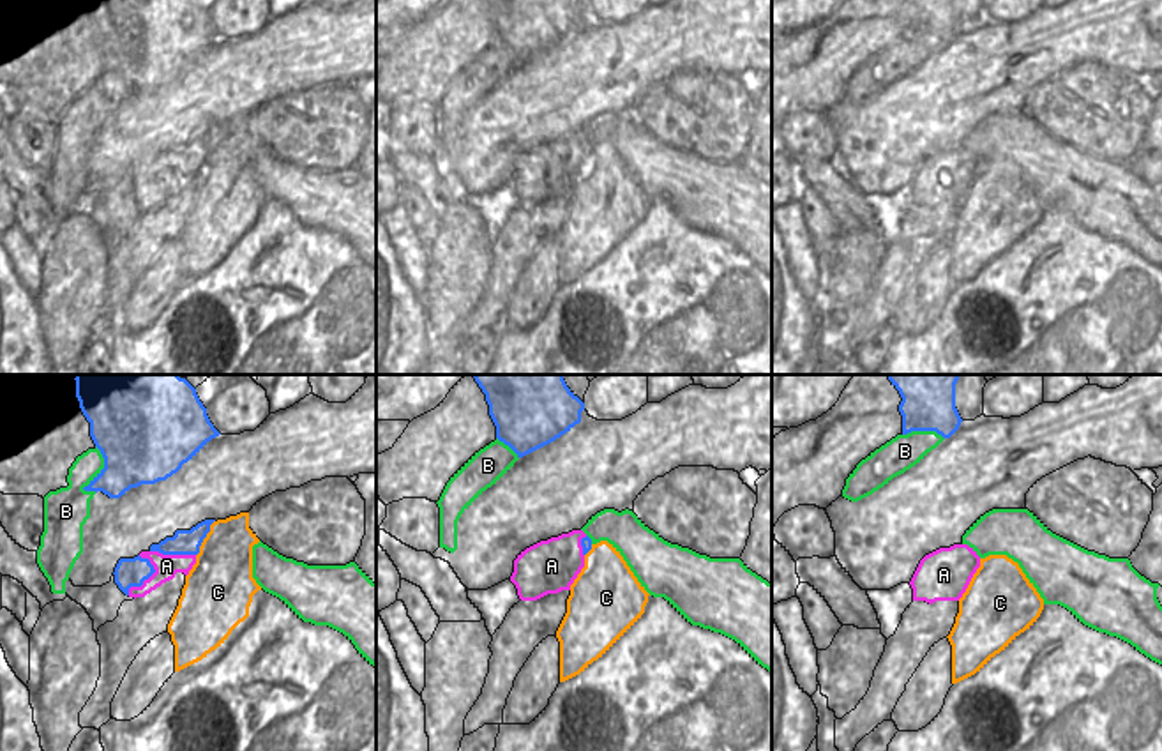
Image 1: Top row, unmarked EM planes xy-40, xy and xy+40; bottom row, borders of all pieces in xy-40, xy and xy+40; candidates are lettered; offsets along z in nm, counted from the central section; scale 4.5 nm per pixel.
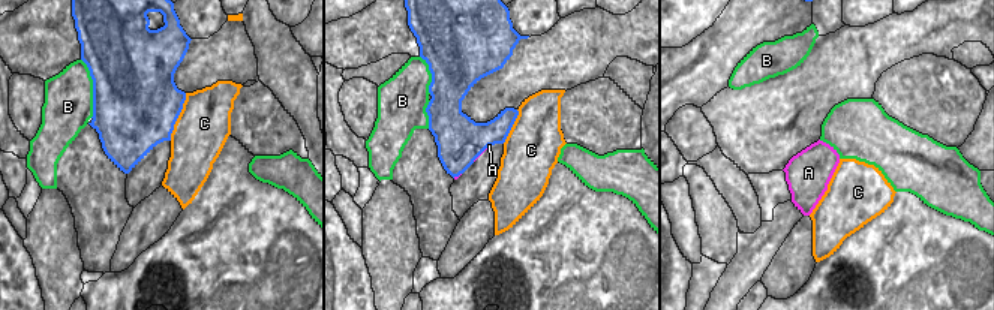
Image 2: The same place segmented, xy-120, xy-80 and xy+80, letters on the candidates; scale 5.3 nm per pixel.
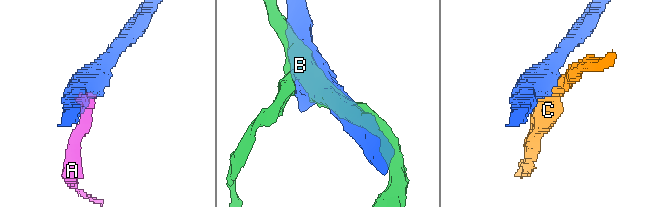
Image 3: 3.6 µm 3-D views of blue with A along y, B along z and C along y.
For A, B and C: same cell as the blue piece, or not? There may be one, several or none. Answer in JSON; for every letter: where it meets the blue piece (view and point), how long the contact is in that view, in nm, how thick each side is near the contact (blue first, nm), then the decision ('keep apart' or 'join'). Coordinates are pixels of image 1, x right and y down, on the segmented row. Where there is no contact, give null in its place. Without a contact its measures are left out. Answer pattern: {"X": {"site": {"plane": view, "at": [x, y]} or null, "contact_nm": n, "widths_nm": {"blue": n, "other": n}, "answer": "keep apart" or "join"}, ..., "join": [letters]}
{"A": {"site": {"plane": "xy-40", "at": [145, 578]}, "contact_nm": 200, "widths_nm": {"blue": 130, "other": 110}, "answer": "join"}, "B": {"site": {"plane": "xy-40", "at": [103, 469]}, "contact_nm": 220, "widths_nm": {"blue": 440, "other": 200}, "answer": "keep apart"}, "C": {"site": {"plane": "xy-40", "at": [205, 536]}, "contact_nm": 190, "widths_nm": {"blue": 110, "other": 320}, "answer": "keep apart"}, "join": ["A"]}

